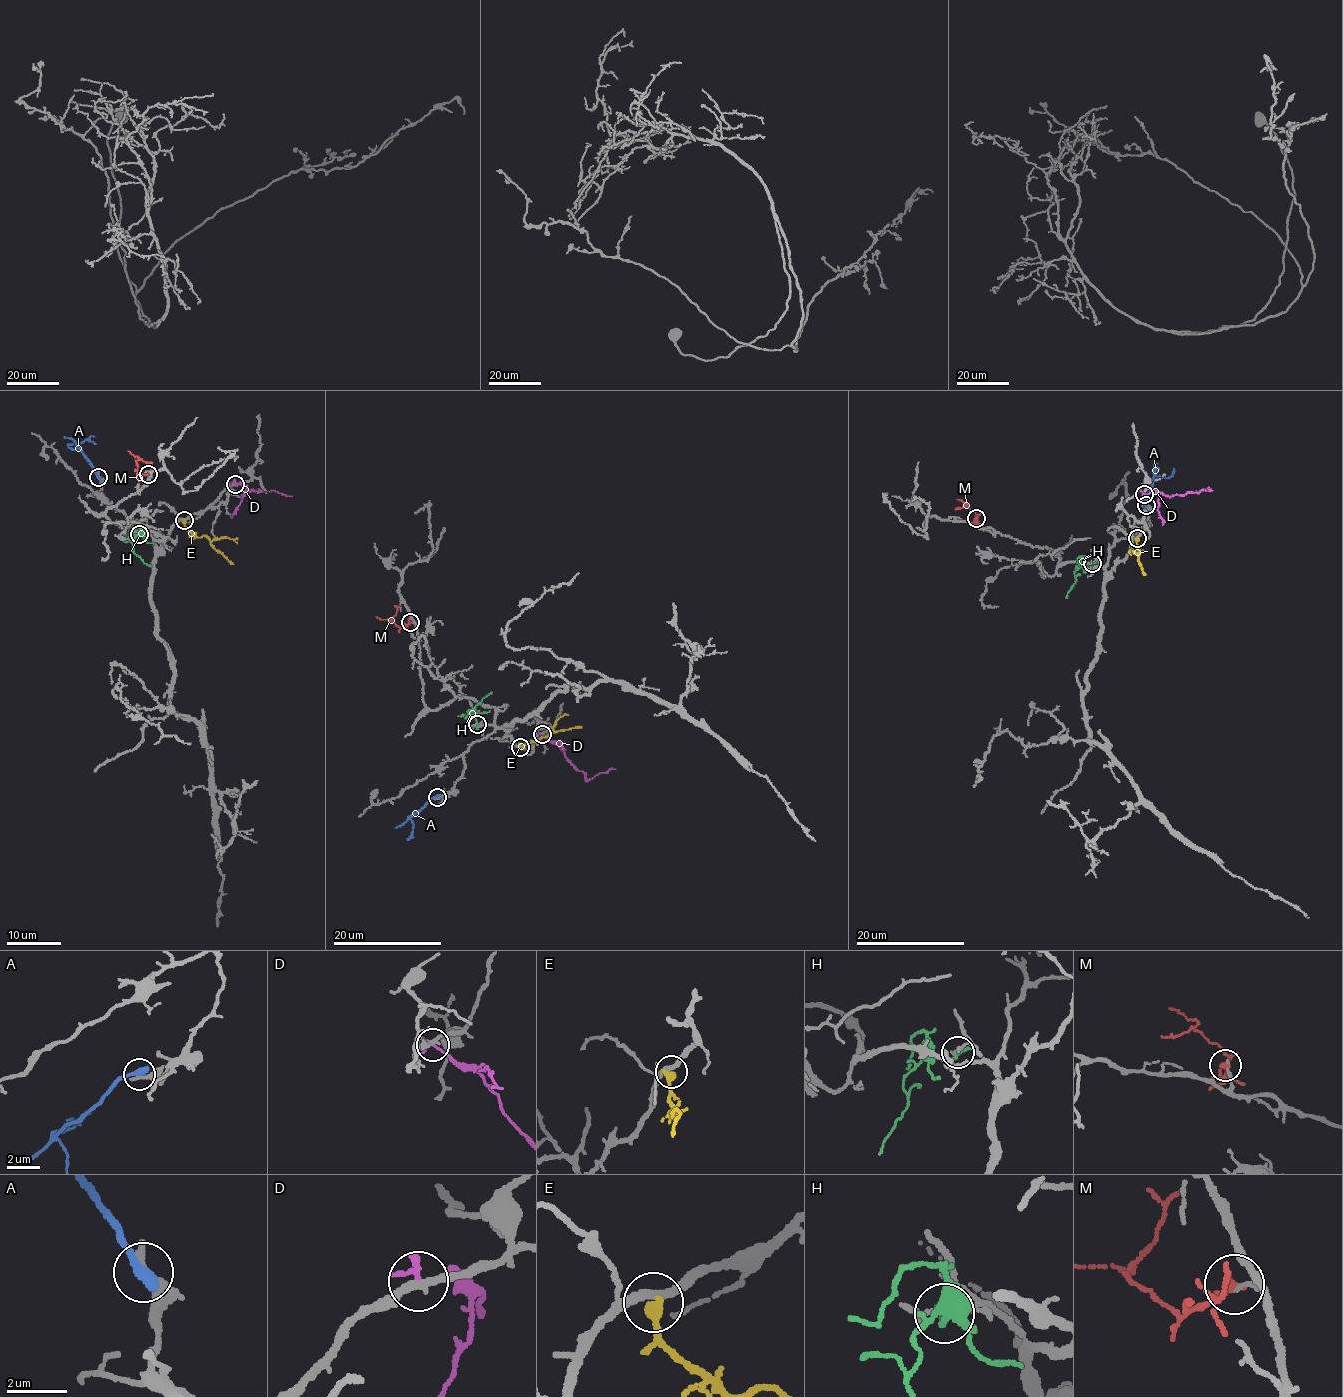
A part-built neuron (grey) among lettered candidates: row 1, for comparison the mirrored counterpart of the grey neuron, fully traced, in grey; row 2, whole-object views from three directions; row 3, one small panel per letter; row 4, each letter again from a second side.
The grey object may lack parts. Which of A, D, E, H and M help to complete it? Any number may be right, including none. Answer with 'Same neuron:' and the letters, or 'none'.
Same neuron: none

